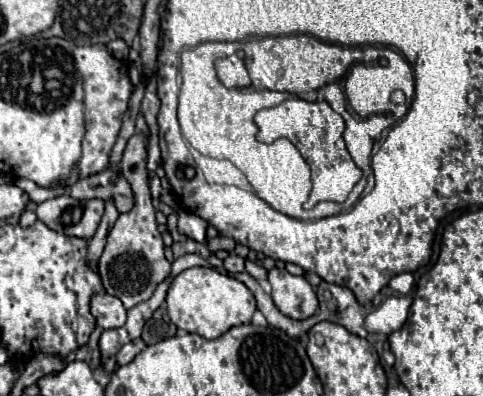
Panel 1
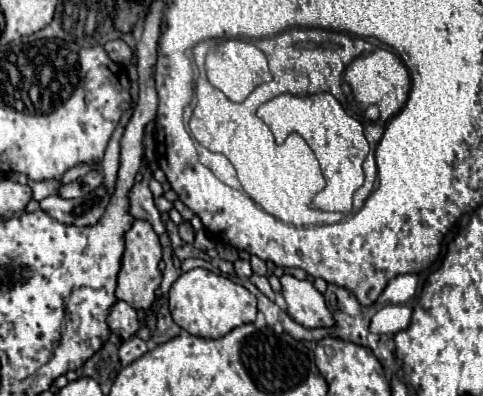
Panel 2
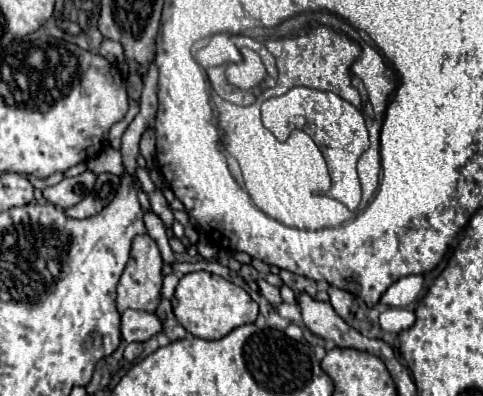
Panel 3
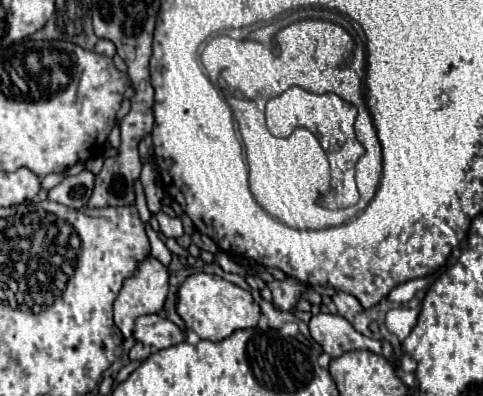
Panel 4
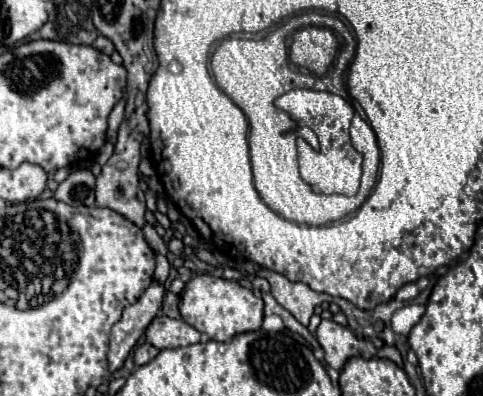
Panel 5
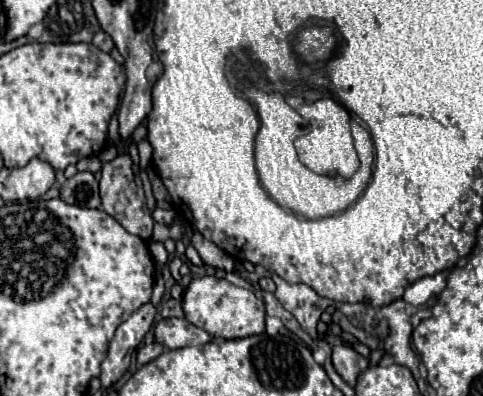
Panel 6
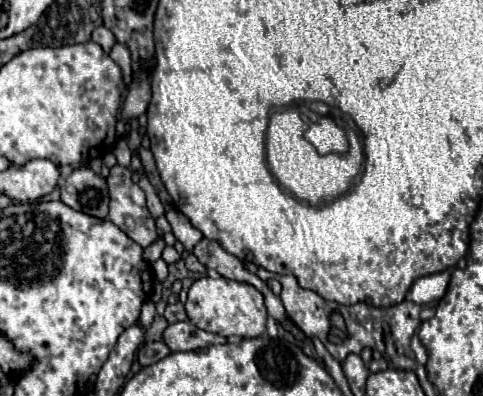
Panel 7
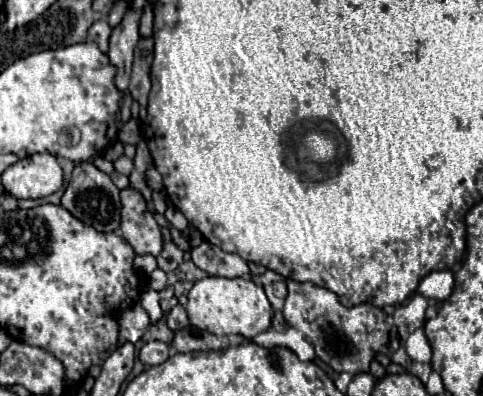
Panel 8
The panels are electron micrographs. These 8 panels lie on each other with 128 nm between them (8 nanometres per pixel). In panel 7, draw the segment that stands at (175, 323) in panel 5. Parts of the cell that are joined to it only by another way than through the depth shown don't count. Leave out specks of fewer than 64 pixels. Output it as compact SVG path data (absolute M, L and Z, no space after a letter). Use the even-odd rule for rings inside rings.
M176 322L164 330L164 342L172 352L188 352L202 350L216 344L220 336L196 328L192 322Z

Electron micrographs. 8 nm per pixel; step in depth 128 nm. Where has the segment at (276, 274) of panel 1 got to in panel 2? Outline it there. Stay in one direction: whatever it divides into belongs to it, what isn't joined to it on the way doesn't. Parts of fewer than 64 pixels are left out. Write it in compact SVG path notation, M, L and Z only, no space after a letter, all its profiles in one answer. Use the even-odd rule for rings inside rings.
M290 274L280 278L282 294L288 302L288 314L304 328L332 328L336 320L328 310L324 296L308 282Z

